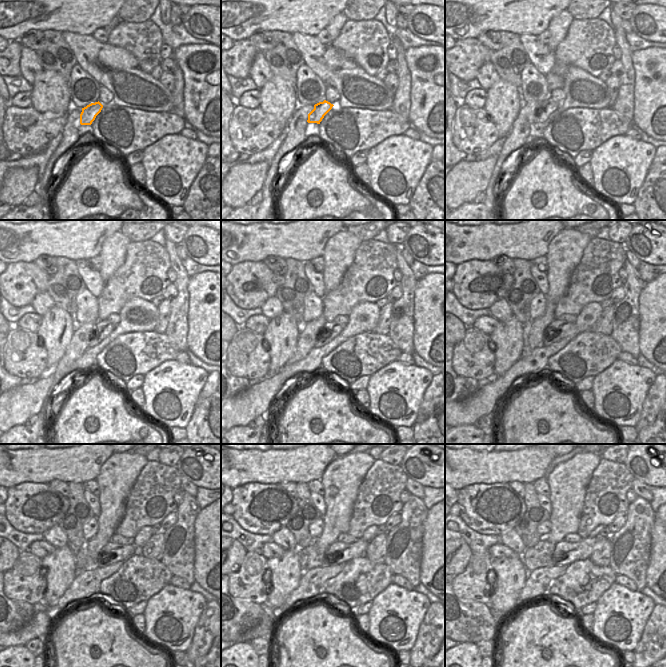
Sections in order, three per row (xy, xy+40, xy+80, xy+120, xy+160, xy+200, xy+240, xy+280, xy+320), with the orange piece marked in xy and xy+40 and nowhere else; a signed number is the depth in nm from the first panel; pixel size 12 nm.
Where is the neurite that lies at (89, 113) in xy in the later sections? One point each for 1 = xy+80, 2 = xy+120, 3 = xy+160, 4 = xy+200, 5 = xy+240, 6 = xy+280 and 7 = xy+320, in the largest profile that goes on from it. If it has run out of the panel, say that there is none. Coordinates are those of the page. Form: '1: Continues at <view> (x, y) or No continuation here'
1: Continues at xy+80 (548, 106)
2: Continues at xy+120 (102, 329)
3: Continues at xy+160 (332, 329)
4: Continues at xy+200 (557, 329)
5: Continues at xy+240 (112, 552)
6: Continues at xy+280 (338, 552)
7: Continues at xy+320 (565, 553).

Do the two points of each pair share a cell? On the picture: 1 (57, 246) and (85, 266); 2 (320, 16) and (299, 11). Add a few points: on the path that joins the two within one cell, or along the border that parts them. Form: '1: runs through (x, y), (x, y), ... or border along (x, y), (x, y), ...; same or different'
1: border along (88, 259), (77, 259), (75, 261); different
2: runs through (315, 11), (304, 11); same

